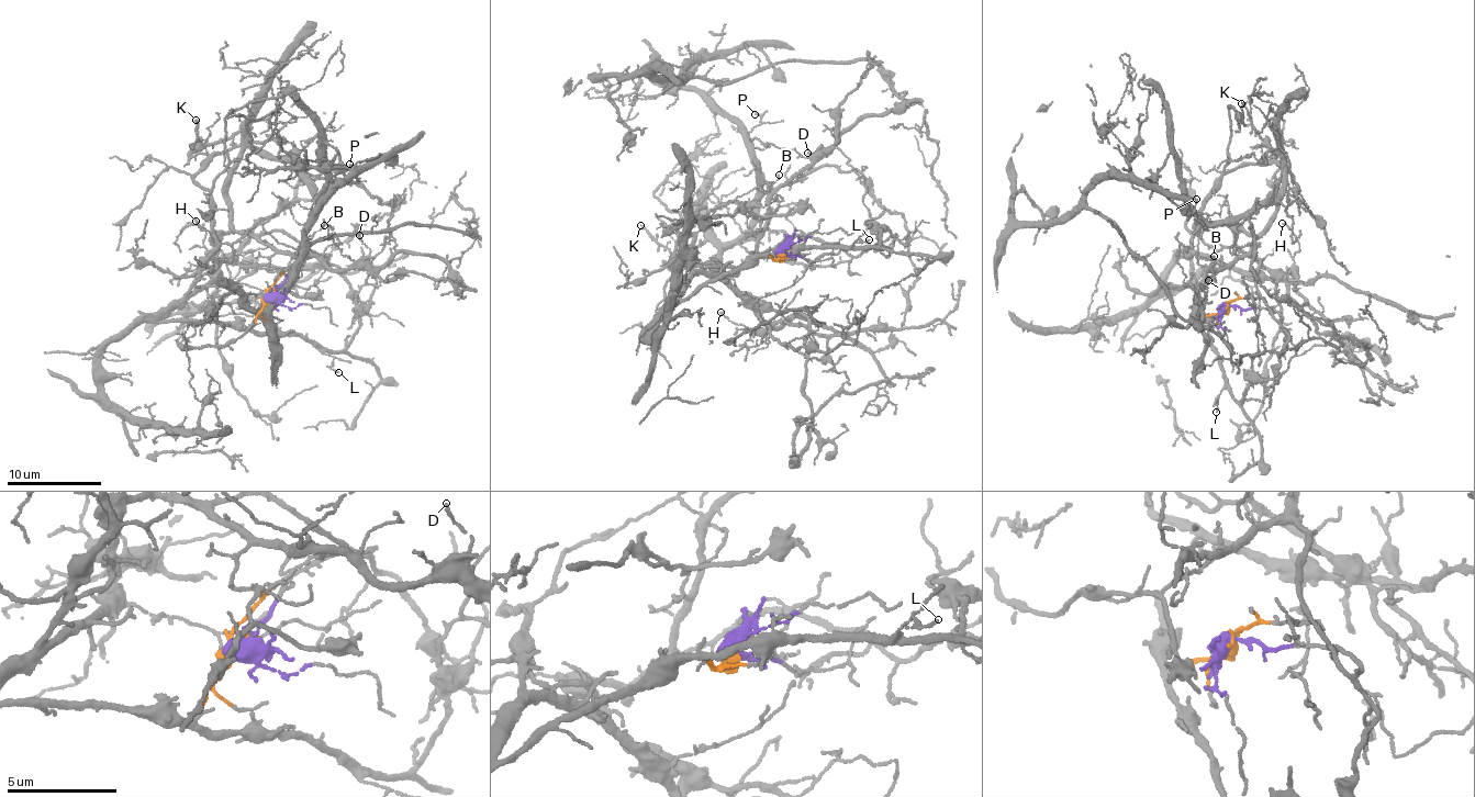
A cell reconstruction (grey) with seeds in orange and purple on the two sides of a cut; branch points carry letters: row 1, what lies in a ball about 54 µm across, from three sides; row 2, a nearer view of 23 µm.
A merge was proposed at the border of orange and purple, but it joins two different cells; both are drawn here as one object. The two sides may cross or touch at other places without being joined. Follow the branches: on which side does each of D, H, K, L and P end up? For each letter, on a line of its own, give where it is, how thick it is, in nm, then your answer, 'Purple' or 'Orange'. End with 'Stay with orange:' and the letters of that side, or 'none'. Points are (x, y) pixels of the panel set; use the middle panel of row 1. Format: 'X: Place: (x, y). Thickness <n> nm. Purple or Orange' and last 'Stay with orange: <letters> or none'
D: Place: (807, 153). Thickness 100 nm. Purple
H: Place: (721, 312). Thickness 130 nm. Orange
K: Place: (640, 225). Thickness 150 nm. Purple
L: Place: (869, 239). Thickness 110 nm. Orange
P: Place: (755, 114). Thickness 110 nm. Purple
Stay with orange: H, L

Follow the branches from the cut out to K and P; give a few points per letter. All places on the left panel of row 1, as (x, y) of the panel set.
K: (274, 295), (293, 265), (325, 256), (280, 231), (236, 229), (228, 170), (242, 133), (202, 145), (197, 119)
P: (274, 295), (325, 256), (236, 229), (228, 170), (259, 149), (317, 198), (349, 164)

